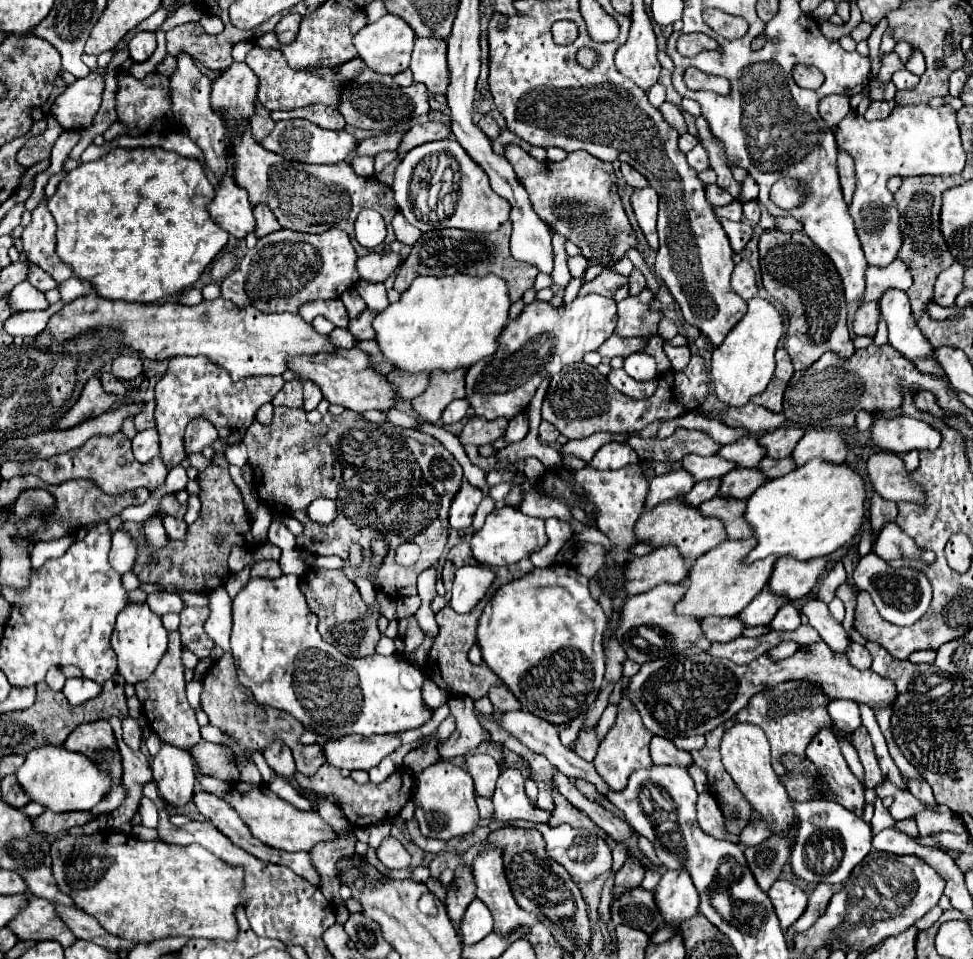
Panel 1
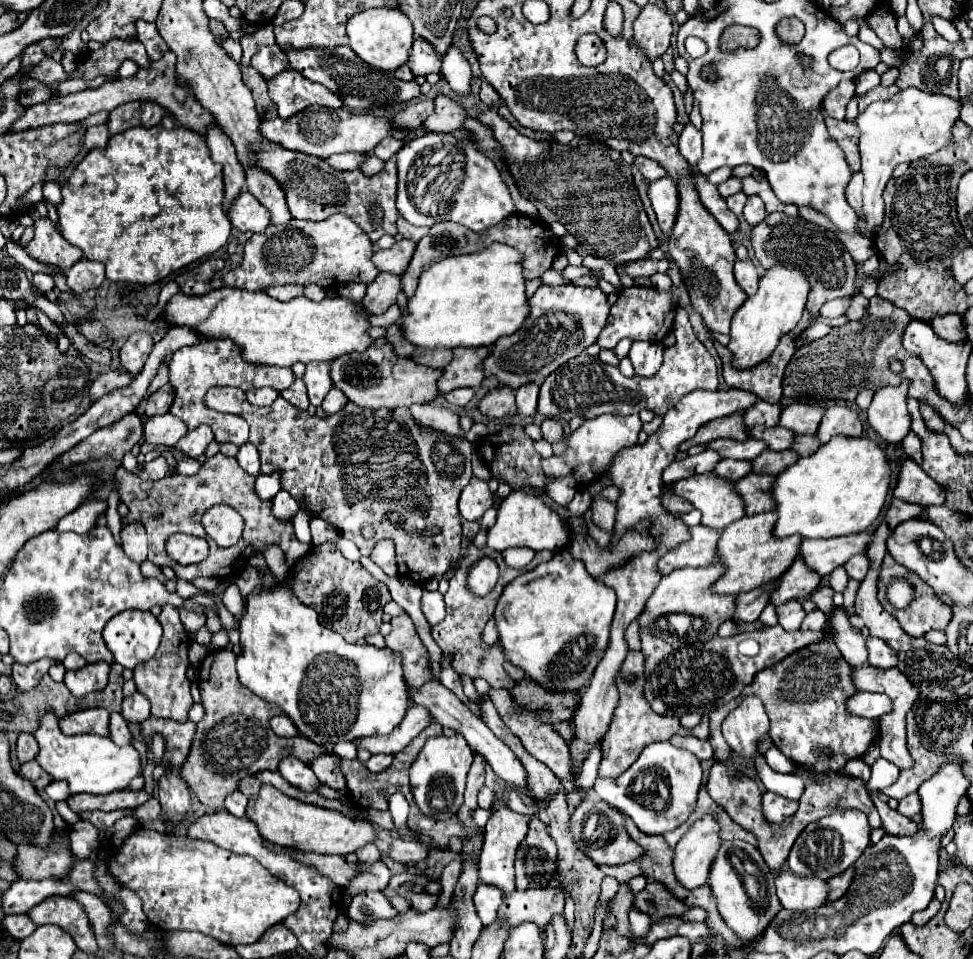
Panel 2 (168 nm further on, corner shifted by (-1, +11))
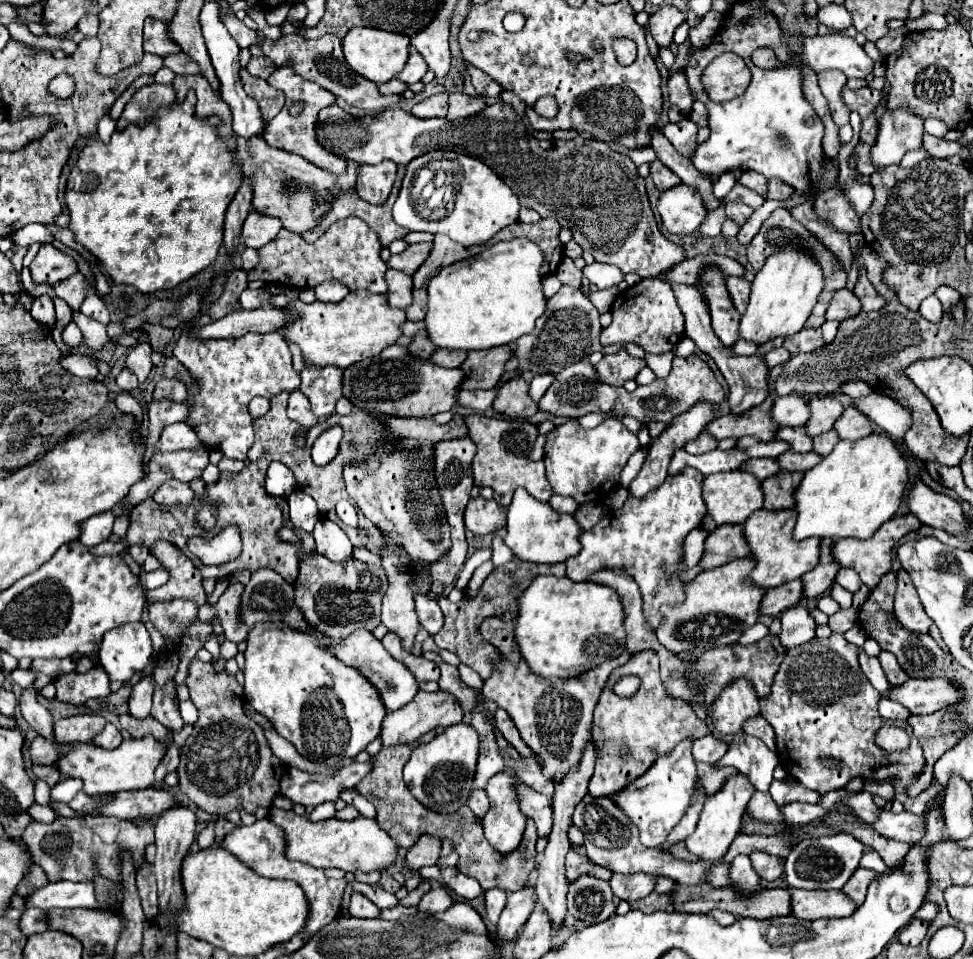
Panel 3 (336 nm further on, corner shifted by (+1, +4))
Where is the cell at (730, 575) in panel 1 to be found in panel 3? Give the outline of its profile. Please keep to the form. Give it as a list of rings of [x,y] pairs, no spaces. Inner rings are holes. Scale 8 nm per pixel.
[[[760,509],[752,513],[746,523],[744,523],[744,539],[750,547],[750,557],[754,561],[754,569],[750,575],[752,585],[768,589],[768,587],[778,587],[782,583],[794,581],[802,577],[812,565],[816,565],[818,555],[820,555],[820,539],[810,537],[800,543],[792,541],[792,525],[796,517],[792,517],[792,509],[782,509],[782,511],[766,511]]]

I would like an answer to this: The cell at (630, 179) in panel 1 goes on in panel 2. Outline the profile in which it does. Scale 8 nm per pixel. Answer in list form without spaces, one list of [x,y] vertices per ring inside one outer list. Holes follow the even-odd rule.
[[[636,156],[634,166],[636,166],[636,168],[642,172],[642,176],[644,176],[646,180],[650,180],[650,182],[666,176],[666,170],[664,170],[662,166],[658,166],[654,160],[646,158],[646,156]]]

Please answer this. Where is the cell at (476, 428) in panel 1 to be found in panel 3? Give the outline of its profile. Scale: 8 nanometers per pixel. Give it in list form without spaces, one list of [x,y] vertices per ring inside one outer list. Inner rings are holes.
[[[514,377],[498,387],[492,409],[506,419],[528,419],[538,411],[538,405],[528,397],[528,383],[522,377]]]

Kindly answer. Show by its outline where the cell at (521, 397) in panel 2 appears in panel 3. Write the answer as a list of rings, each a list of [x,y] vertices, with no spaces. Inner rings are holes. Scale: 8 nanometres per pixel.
[[[536,375],[532,381],[530,381],[530,389],[528,389],[528,395],[532,401],[540,401],[540,397],[546,393],[548,385],[554,381],[554,375]]]

